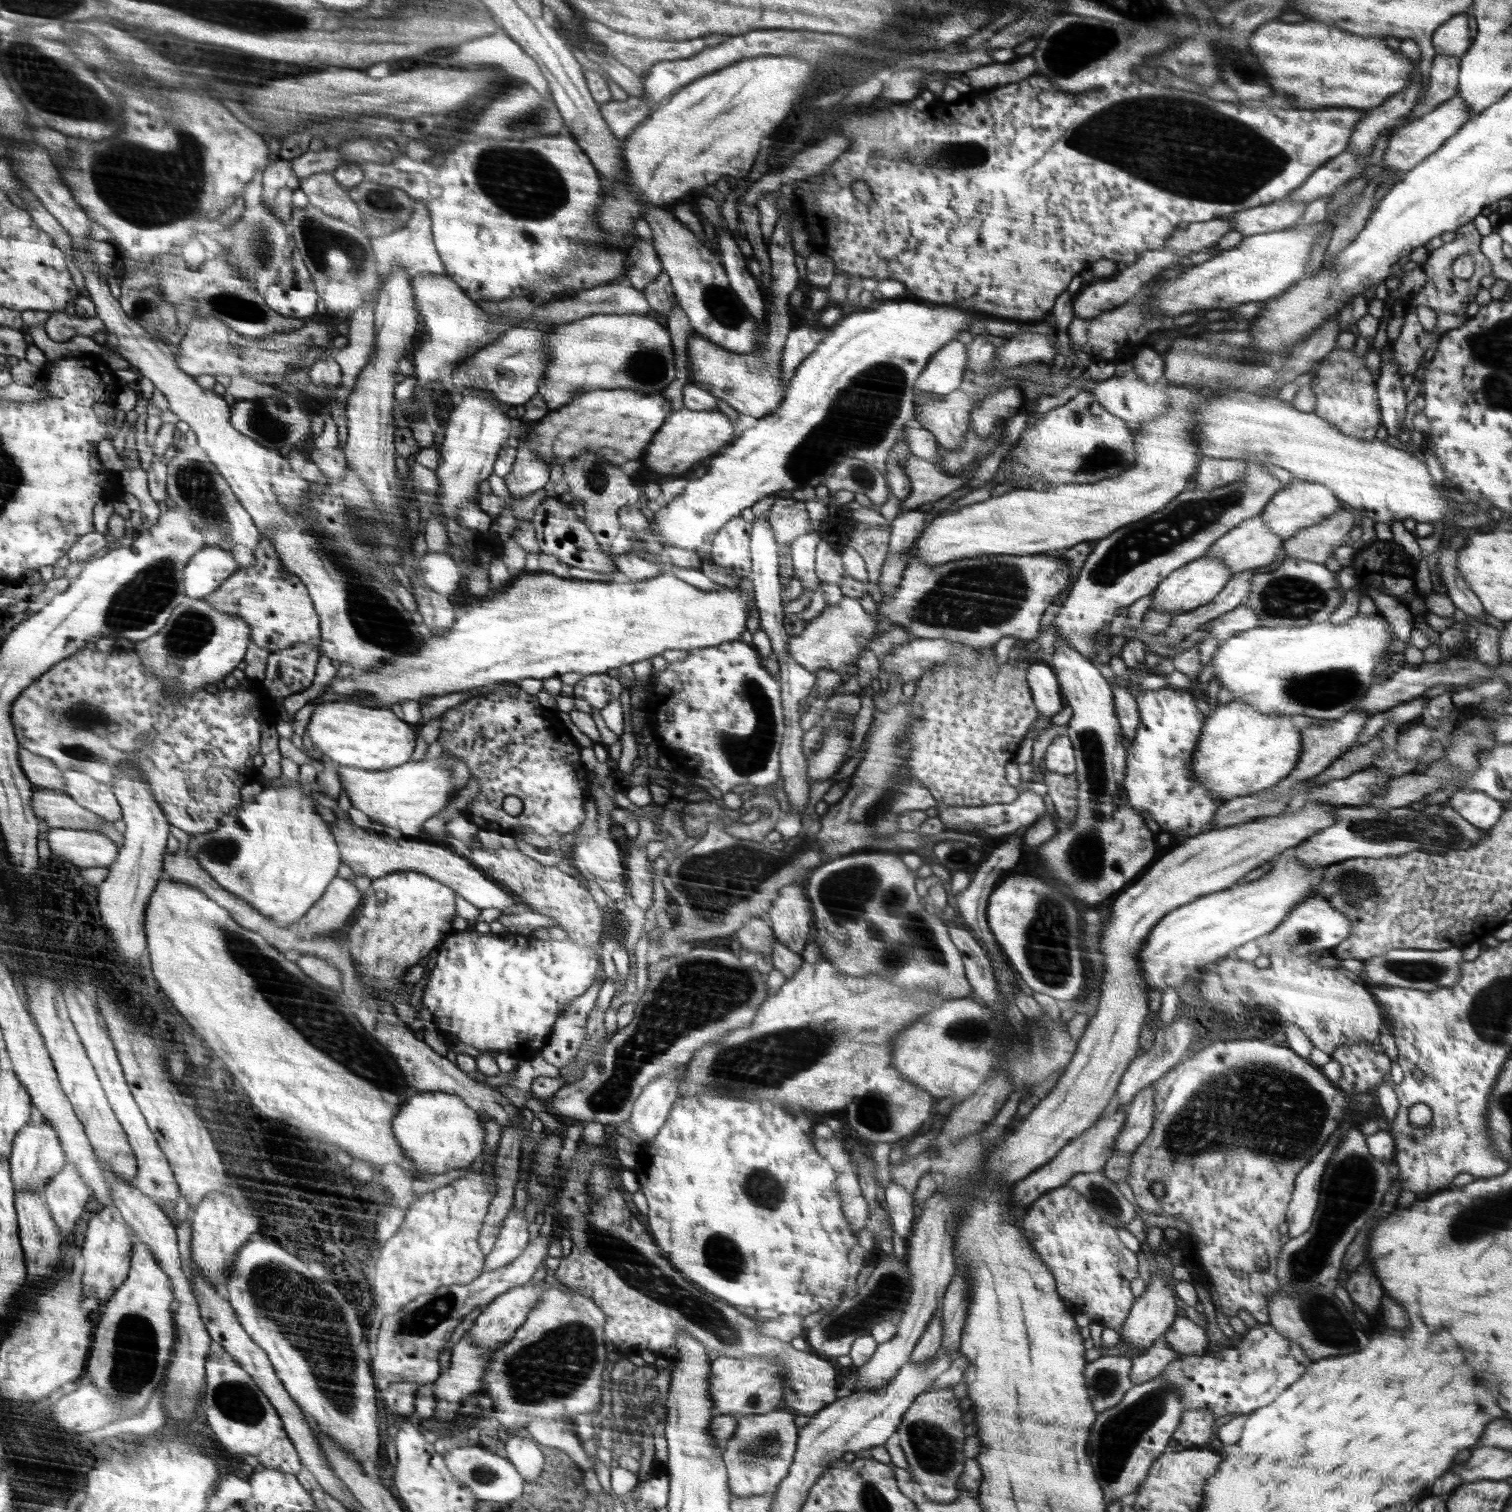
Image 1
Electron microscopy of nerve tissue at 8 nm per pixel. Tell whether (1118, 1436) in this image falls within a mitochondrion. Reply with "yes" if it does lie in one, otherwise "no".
yes

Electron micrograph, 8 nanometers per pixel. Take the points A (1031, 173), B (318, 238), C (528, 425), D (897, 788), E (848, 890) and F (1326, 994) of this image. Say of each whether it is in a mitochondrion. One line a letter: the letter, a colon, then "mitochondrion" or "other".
A: other
B: mitochondrion
C: other
D: mitochondrion
E: mitochondrion
F: other

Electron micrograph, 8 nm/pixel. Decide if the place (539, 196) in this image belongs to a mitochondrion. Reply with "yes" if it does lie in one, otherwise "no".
yes

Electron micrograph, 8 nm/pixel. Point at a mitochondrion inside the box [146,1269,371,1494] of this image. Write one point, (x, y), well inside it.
(237, 1399)

